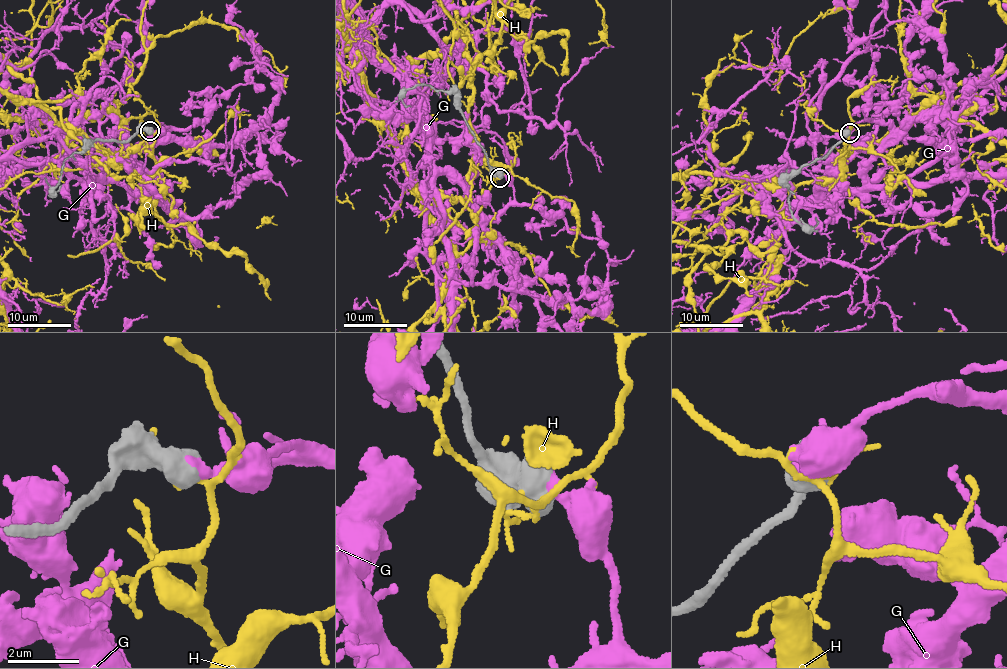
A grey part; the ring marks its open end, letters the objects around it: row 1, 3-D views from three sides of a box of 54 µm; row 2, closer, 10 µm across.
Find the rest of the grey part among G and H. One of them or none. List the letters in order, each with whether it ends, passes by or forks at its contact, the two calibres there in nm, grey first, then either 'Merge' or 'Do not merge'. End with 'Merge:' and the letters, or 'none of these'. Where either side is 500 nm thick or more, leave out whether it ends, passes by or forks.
G: Thickness 850 nm (grey) against 360 nm. Do not merge
H: Thickness 750 nm (grey) against 110 nm. Do not merge
Merge: none of these

